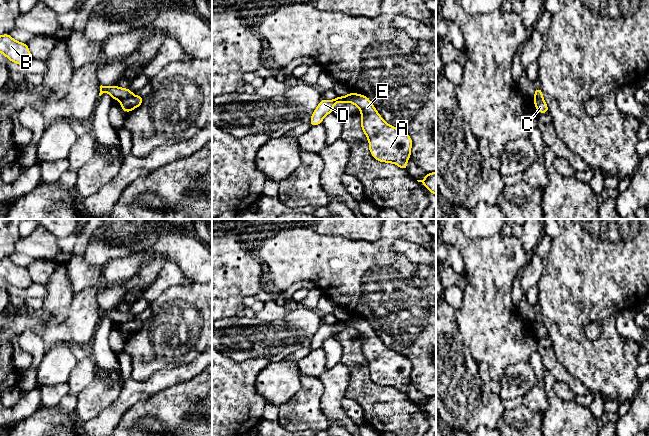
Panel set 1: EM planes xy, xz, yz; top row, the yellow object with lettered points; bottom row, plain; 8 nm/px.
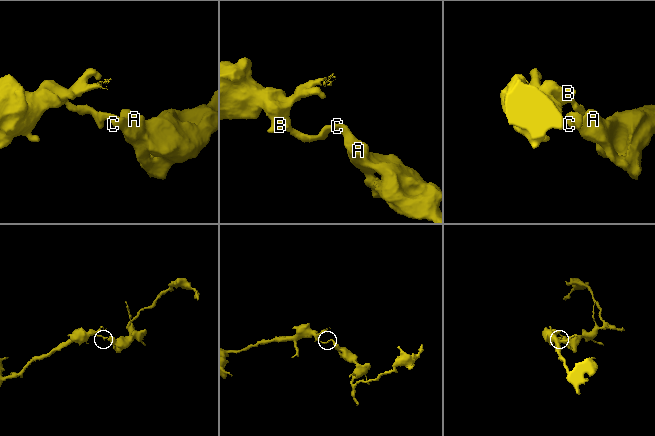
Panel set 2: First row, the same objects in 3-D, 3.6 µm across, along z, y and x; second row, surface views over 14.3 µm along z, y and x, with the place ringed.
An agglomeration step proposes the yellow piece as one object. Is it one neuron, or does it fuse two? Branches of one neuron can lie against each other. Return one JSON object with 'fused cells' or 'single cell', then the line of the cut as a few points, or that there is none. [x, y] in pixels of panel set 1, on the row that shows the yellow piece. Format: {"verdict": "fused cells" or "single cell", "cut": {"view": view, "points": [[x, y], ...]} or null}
{"verdict": "fused cells", "cut": {"view": "xy", "points": [[132, 94], [120, 101]]}}

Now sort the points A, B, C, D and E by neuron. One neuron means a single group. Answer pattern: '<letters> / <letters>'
A C E / B D

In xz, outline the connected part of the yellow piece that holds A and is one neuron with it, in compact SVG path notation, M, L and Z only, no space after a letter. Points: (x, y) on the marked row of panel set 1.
M350 92L348 102L356 105L361 112L361 128L368 138L371 155L380 162L394 163L407 171L411 137L386 123L368 97Z

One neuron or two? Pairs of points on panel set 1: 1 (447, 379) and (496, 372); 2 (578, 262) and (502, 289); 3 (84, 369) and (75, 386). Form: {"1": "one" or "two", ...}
{"1": "two", "2": "two", "3": "one"}

